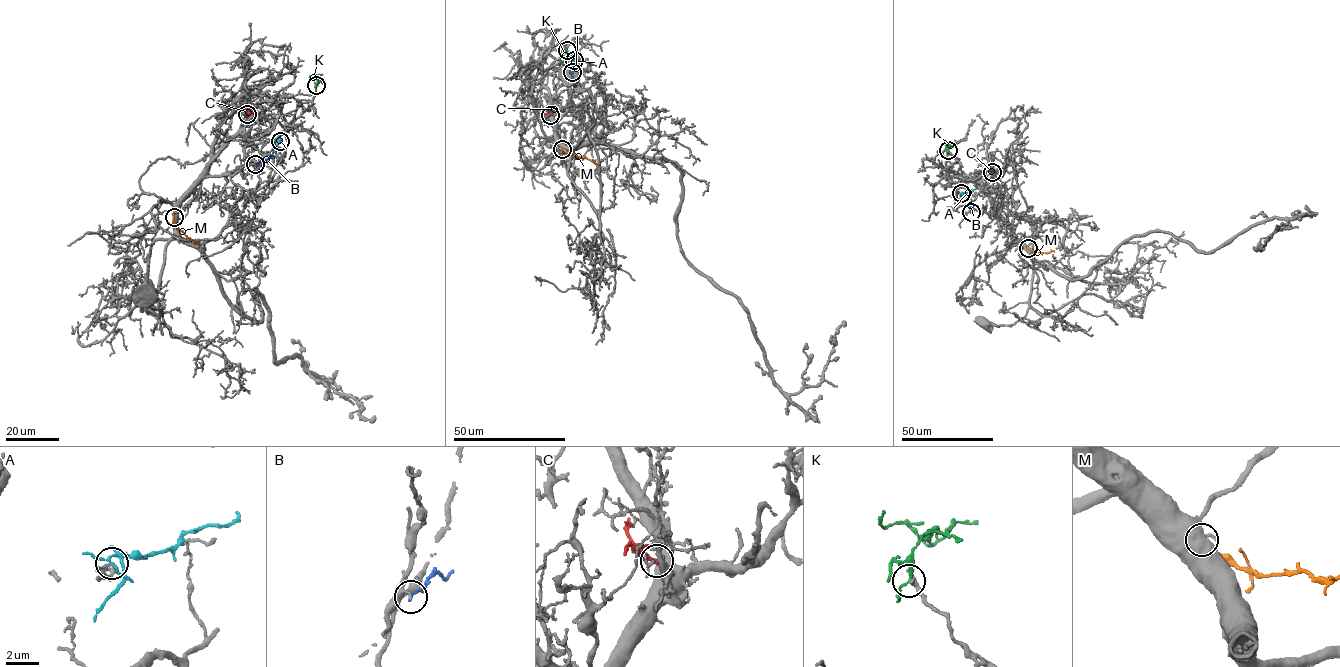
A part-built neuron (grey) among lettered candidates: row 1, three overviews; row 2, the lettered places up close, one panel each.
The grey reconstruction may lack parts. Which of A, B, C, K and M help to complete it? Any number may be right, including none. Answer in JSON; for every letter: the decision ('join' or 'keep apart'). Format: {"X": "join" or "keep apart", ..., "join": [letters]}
{"A": "keep apart", "B": "keep apart", "C": "keep apart", "K": "keep apart", "M": "keep apart", "join": []}

